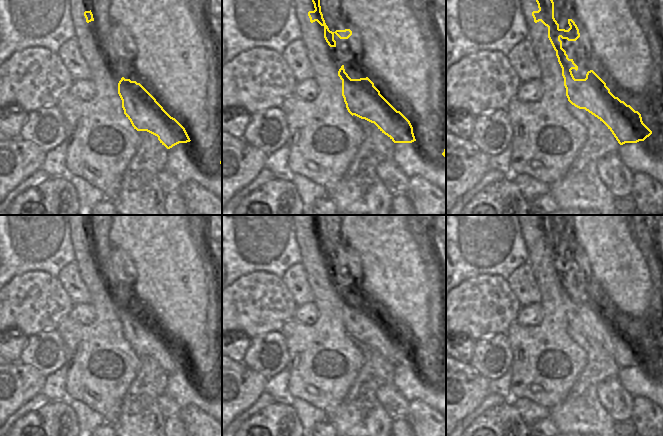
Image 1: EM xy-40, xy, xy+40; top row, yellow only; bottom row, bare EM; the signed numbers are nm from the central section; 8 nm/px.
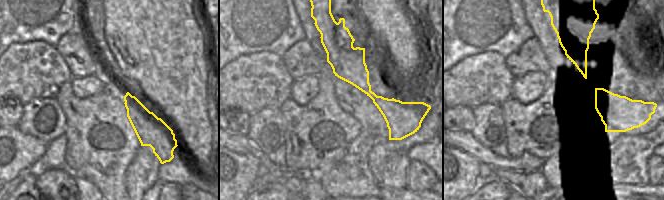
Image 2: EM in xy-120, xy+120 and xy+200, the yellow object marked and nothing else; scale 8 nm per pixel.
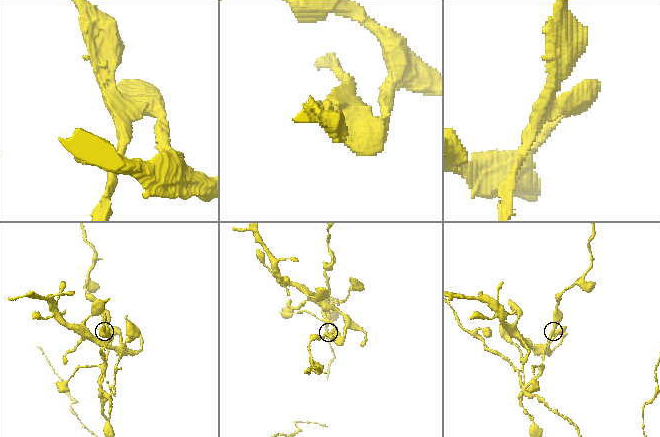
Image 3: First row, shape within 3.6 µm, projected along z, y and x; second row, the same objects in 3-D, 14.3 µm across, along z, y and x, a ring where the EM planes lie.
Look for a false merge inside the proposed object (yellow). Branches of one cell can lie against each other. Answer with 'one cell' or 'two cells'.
two cells

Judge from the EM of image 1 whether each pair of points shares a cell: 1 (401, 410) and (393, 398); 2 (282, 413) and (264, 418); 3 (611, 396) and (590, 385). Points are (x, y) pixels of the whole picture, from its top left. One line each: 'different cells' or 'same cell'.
1: same cell
2: same cell
3: different cells

